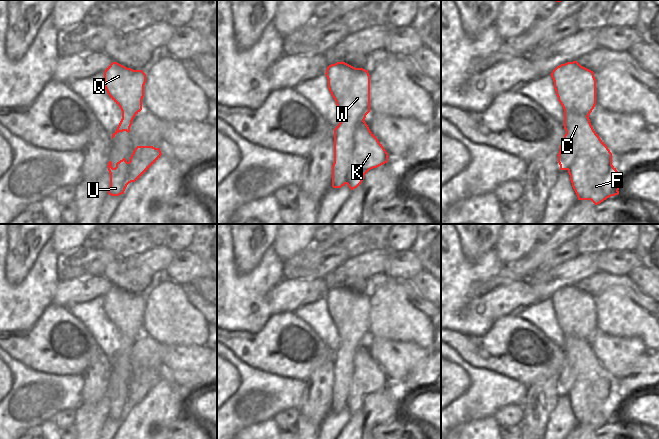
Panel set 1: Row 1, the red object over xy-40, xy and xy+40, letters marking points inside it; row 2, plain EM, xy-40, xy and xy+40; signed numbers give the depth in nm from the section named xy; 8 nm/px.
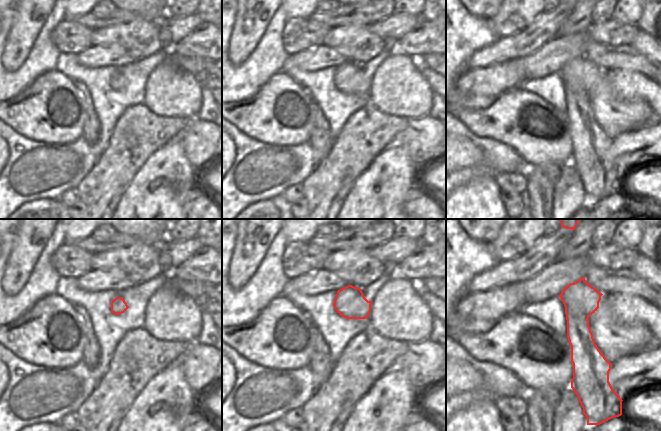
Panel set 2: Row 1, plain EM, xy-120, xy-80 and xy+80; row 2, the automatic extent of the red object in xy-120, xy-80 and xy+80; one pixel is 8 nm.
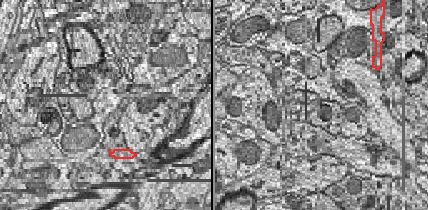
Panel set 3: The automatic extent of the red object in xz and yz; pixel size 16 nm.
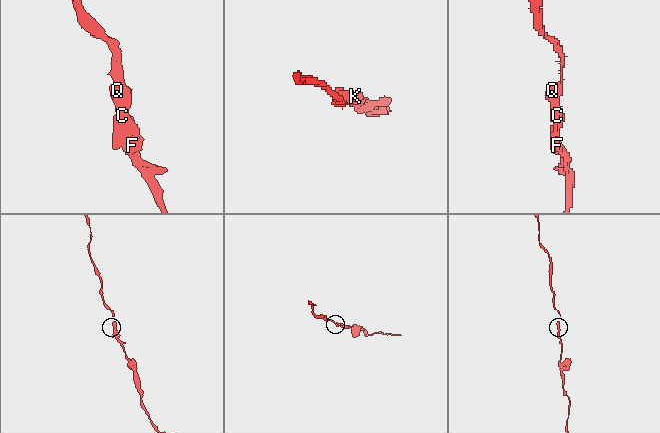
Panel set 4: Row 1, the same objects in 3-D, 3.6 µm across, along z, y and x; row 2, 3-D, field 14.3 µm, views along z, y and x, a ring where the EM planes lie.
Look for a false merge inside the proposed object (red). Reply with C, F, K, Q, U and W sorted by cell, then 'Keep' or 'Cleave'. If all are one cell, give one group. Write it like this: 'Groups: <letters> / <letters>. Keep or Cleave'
Groups: C F K Q U W. Keep

